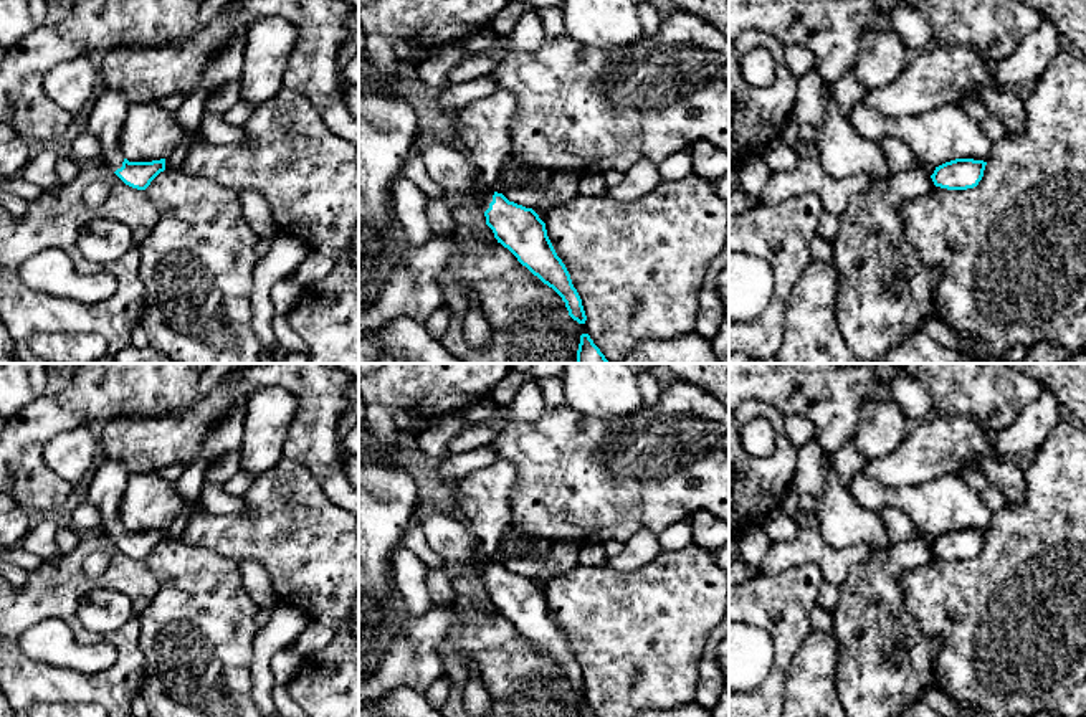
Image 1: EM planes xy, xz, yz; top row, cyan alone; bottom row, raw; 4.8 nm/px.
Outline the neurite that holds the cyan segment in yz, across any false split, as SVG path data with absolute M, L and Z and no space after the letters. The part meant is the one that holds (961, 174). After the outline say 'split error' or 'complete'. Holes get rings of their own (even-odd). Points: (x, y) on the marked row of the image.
M955 159L936 167L931 175L936 187L947 190L967 190L979 185L987 162L974 159Z | complete

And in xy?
M106 88L88 116L86 132L93 134L101 144L99 164L107 165L126 185L145 190L165 170L165 159L129 162L122 155L119 137L129 106L131 102L122 91Z | split error

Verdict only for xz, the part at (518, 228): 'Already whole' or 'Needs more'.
Needs more

